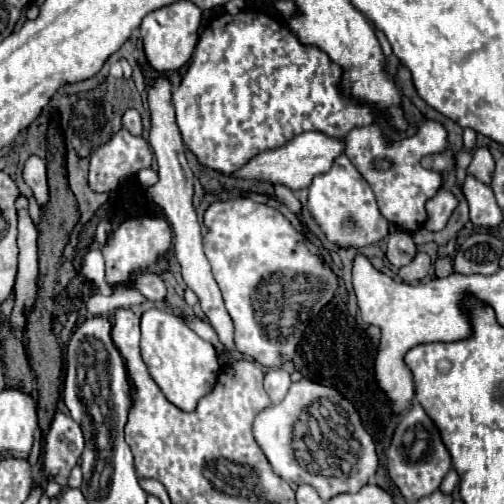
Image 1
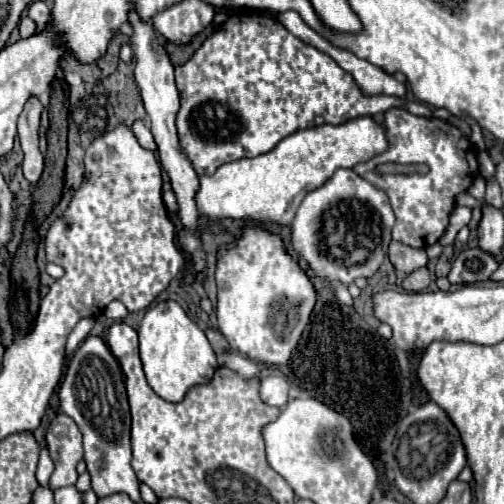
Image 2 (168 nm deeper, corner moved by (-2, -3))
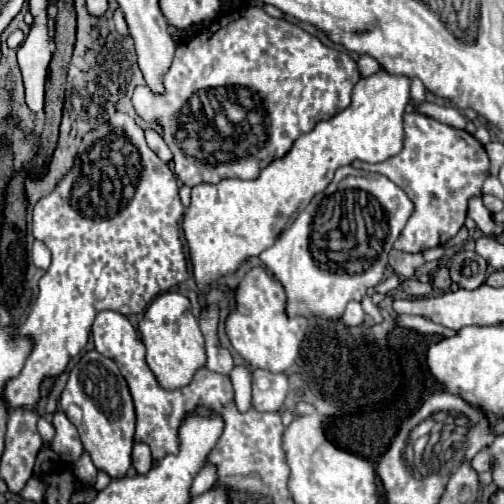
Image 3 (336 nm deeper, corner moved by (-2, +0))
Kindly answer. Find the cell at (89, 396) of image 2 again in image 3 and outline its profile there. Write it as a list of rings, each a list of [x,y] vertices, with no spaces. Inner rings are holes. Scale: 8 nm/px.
[[[87,351],[71,369],[59,403],[67,419],[77,427],[81,443],[95,461],[95,467],[107,471],[113,479],[123,477],[123,473],[127,473],[131,467],[135,407],[119,367],[99,351]]]

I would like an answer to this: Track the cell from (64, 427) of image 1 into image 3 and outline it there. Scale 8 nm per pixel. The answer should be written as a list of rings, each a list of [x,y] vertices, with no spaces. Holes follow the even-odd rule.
[[[57,411],[53,415],[53,427],[55,427],[55,437],[51,441],[51,449],[63,461],[75,463],[83,453],[83,445],[81,445],[81,439],[79,439],[75,425],[65,417],[63,411]]]

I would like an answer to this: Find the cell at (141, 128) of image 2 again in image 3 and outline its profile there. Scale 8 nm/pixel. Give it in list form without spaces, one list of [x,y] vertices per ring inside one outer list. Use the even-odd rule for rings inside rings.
[[[147,129],[147,131],[145,131],[145,137],[147,137],[147,145],[149,145],[157,155],[159,155],[159,159],[165,161],[165,163],[171,163],[173,155],[171,155],[169,147],[165,145],[163,137],[161,137],[157,131],[153,131],[153,129]]]

